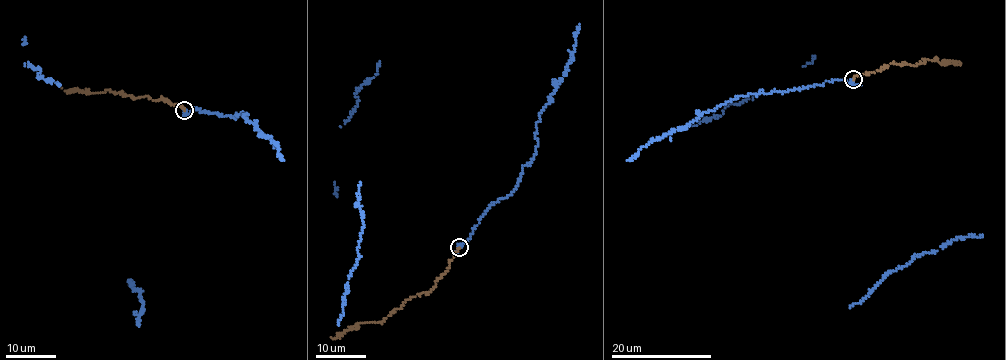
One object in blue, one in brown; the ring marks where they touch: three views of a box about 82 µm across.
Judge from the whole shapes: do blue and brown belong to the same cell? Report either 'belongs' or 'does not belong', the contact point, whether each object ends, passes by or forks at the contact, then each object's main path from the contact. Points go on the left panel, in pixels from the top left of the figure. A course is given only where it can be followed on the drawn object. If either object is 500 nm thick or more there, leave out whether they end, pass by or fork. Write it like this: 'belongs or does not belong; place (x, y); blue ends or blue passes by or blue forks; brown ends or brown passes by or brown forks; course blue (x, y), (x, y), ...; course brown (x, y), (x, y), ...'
belongs; place (184, 110); blue passes by; brown ends; course blue (185, 111), (189, 115), (197, 108), (234, 118), (246, 114), (243, 117), (246, 121), (277, 144), (283, 160); course brown (185, 109), (161, 97), (157, 101), (109, 90), (91, 93), (62, 87)

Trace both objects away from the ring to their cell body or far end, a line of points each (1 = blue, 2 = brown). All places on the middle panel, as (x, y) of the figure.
1: (459, 246), (490, 206), (510, 195), (523, 167), (530, 163), (537, 145), (540, 113), (572, 57), (580, 24)
2: (459, 247), (427, 293), (407, 298), (401, 309), (391, 311), (382, 322), (360, 322), (331, 336)

